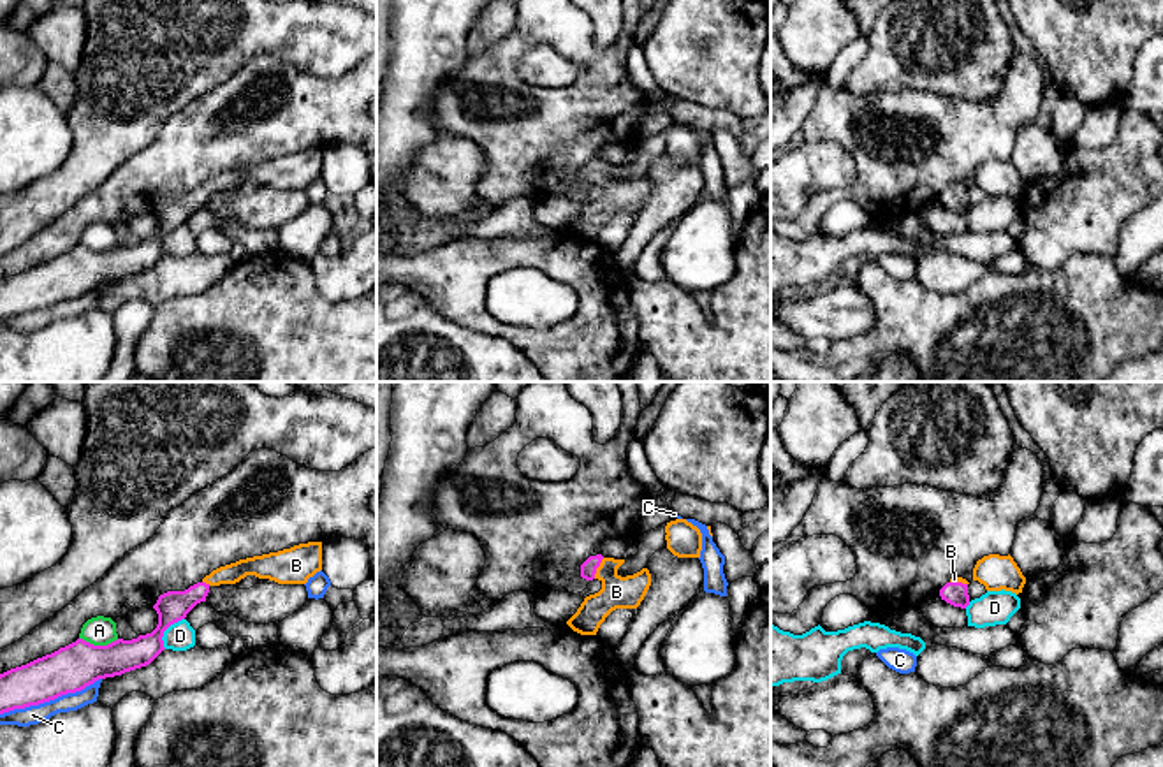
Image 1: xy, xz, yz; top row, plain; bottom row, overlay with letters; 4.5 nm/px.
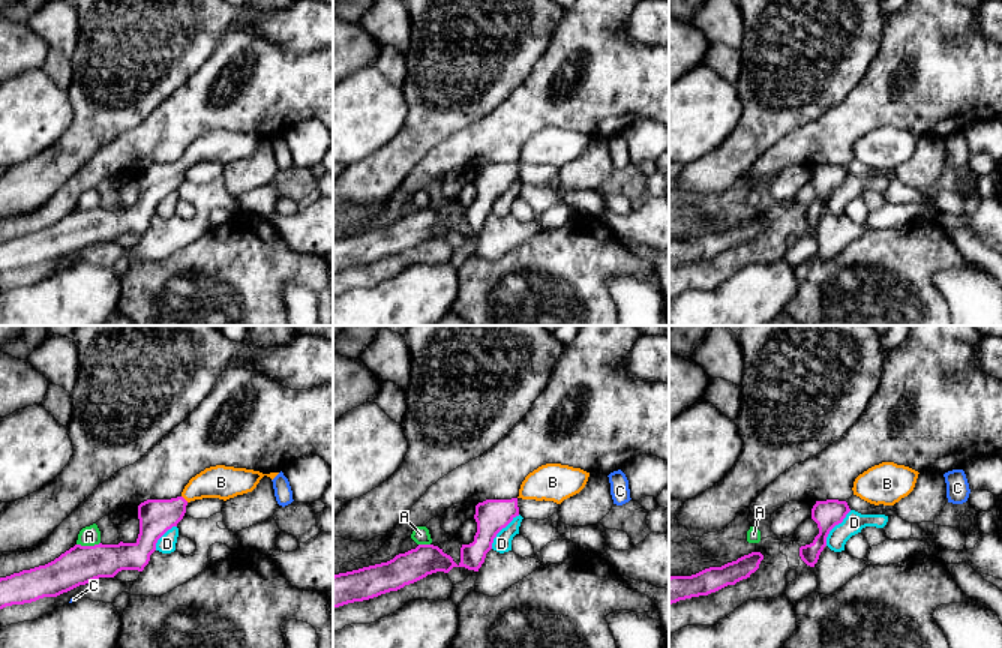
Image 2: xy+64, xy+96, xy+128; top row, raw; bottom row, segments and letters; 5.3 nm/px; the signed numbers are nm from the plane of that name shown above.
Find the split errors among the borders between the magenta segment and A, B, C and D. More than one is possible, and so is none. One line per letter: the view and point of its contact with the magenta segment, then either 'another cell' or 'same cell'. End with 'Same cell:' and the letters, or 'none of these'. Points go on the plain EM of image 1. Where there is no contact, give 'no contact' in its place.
A: contact xy (99, 252); another cell
B: contact xz (597, 173); same cell
C: contact xy (50, 305); another cell
D: contact xy (166, 234); another cell
Same cell: B

